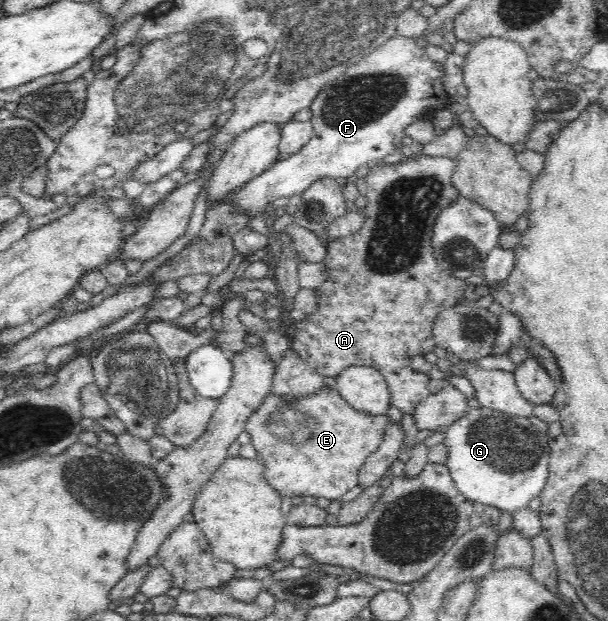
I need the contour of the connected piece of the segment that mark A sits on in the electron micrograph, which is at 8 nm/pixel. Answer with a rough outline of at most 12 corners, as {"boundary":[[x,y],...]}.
{"boundary":[[459,160],[357,181],[364,225],[327,243],[318,311],[290,348],[322,376],[376,368],[406,415],[414,356],[468,280],[431,231]]}

